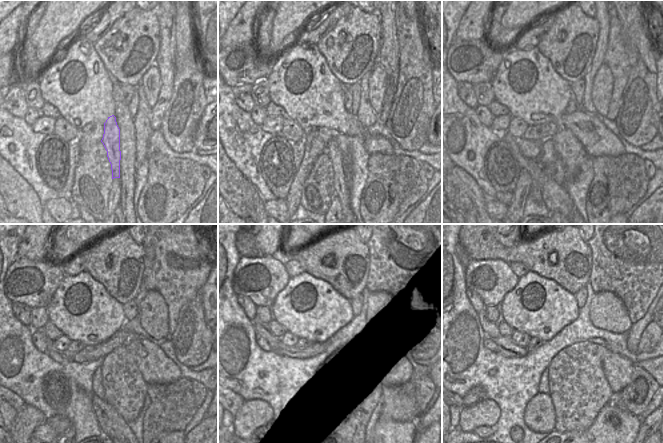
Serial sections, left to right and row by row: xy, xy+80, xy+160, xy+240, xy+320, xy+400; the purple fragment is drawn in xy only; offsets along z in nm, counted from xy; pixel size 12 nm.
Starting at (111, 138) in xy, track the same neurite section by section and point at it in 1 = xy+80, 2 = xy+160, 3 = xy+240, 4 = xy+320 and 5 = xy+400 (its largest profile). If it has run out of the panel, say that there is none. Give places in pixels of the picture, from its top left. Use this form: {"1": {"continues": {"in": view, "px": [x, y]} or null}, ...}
{"1": {"continues": {"in": "xy+80", "px": [331, 149]}}, "2": {"continues": {"in": "xy+160", "px": [564, 198]}}, "3": {"continues": {"in": "xy+240", "px": [120, 425]}}, "4": {"continues": null}, "5": {"continues": null}}

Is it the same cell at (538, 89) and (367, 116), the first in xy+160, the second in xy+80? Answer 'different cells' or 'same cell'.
different cells

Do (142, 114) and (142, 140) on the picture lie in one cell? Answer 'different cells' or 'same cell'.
same cell

